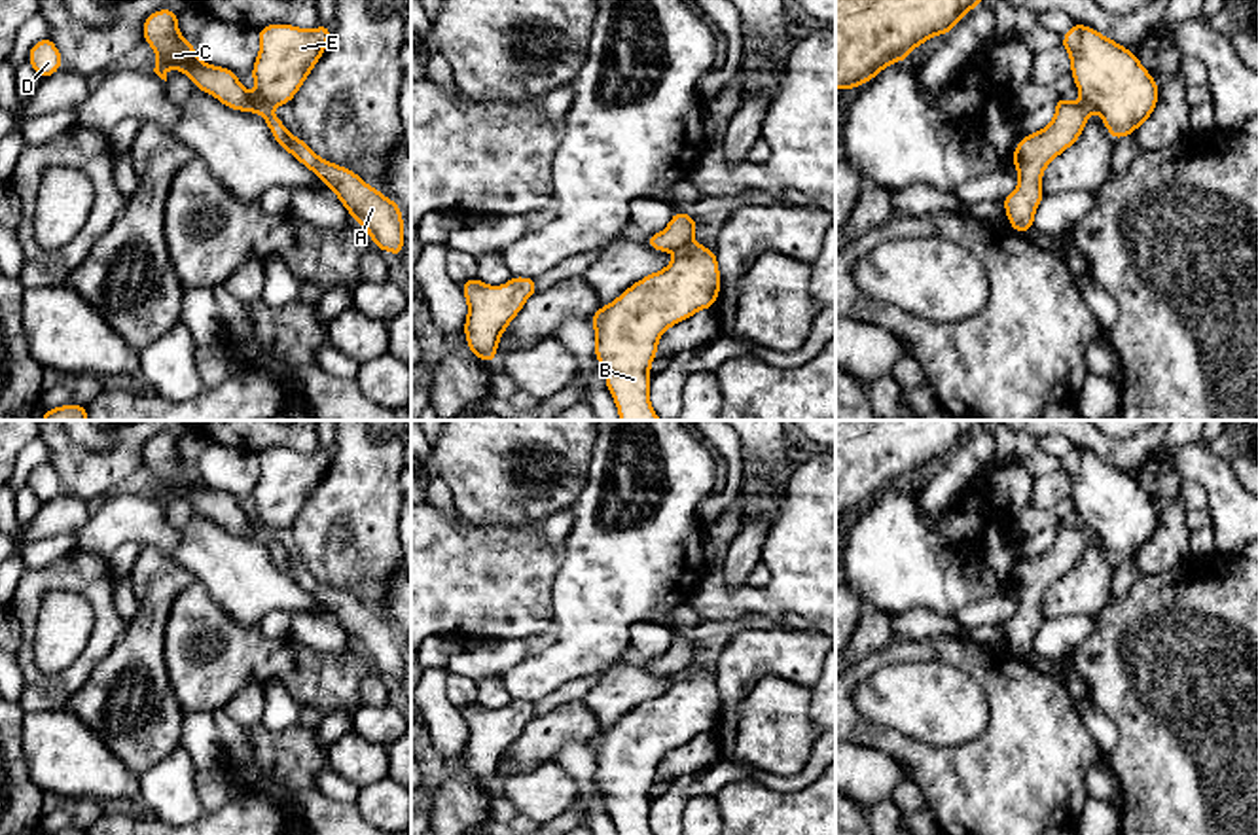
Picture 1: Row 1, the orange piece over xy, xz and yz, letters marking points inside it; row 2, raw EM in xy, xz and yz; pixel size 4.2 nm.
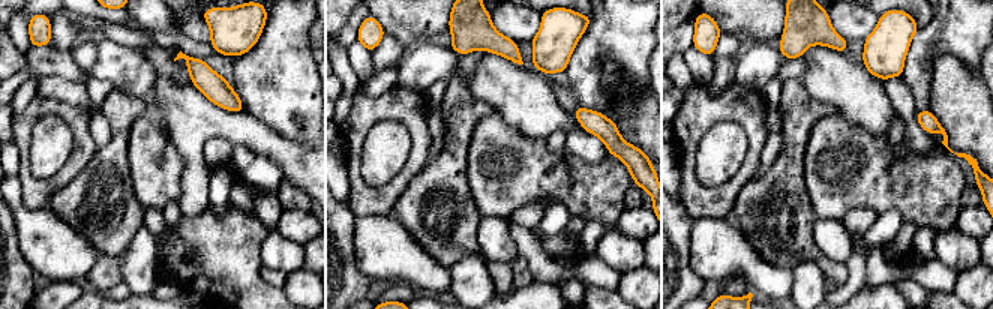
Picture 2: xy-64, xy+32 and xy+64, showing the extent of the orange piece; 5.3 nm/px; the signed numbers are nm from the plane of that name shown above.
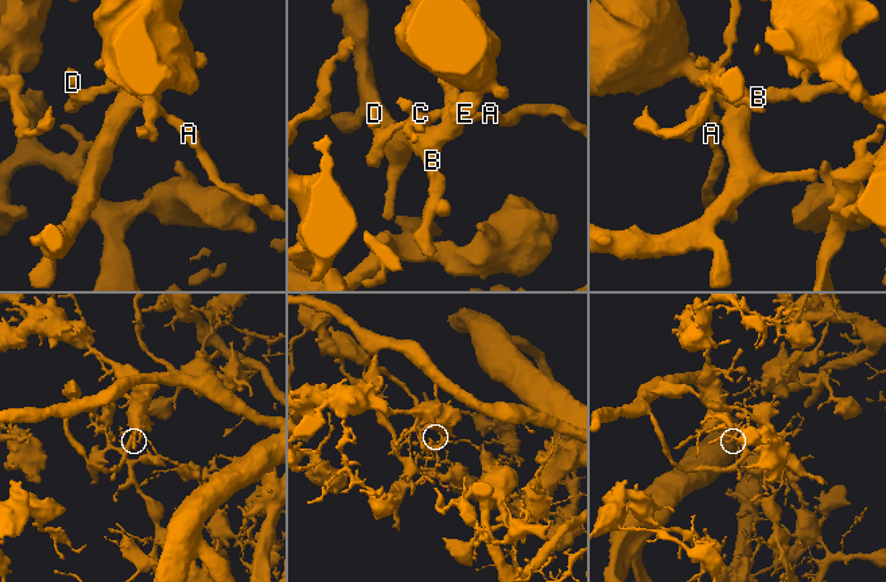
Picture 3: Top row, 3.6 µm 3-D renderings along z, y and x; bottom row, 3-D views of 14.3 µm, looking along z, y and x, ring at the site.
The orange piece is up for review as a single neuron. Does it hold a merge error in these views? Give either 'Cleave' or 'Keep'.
Cleave

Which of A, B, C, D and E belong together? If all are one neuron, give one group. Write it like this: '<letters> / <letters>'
A C D / B E

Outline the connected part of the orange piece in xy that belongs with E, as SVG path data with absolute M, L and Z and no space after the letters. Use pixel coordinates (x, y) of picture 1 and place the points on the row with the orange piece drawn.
M292 25L258 28L260 53L250 70L256 81L256 98L263 104L290 104L313 66L328 47L332 27L305 30Z

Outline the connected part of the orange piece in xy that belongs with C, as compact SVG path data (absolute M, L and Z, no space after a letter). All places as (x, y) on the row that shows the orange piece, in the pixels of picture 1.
M152 11L142 25L142 38L157 55L153 72L167 81L169 68L180 68L193 85L227 108L260 114L277 144L292 153L301 165L313 170L343 203L352 220L373 240L373 246L398 258L404 252L404 220L396 201L386 199L377 187L368 186L356 172L318 157L299 136L292 136L284 123L267 104L252 98L237 80L237 74L224 66L203 64L193 44L178 32L178 11Z

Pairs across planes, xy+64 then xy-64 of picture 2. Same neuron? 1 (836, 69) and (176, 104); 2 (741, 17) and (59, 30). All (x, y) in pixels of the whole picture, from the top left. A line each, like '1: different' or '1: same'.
1: same
2: same

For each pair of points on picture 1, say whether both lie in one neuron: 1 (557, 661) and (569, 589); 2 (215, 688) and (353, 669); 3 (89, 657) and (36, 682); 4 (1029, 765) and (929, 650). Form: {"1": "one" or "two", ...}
{"1": "one", "2": "one", "3": "one", "4": "one"}

